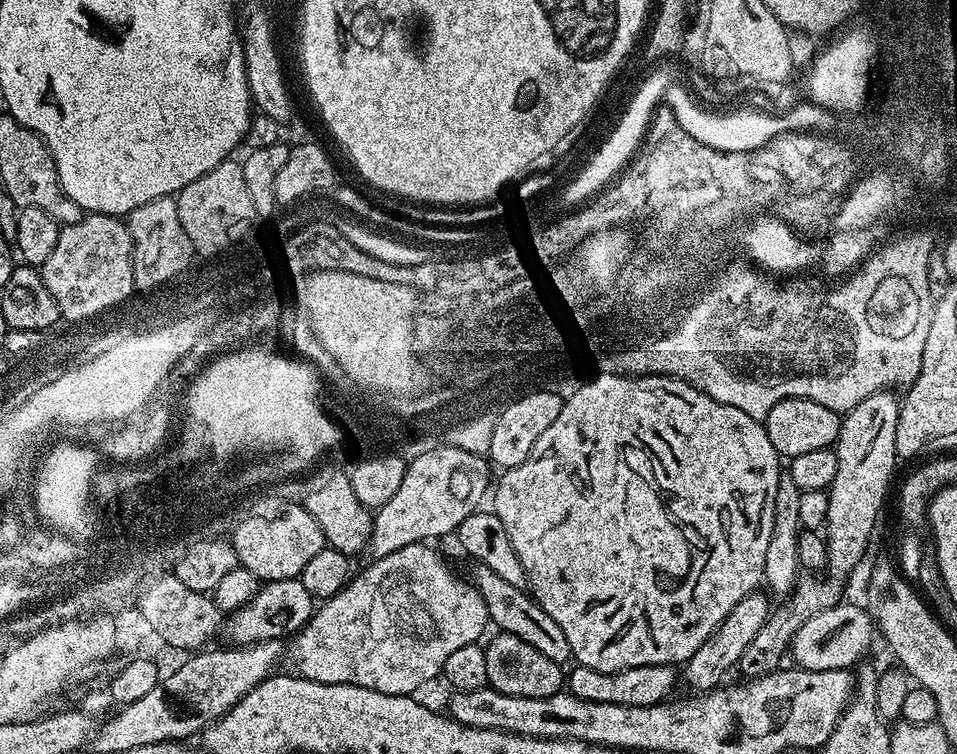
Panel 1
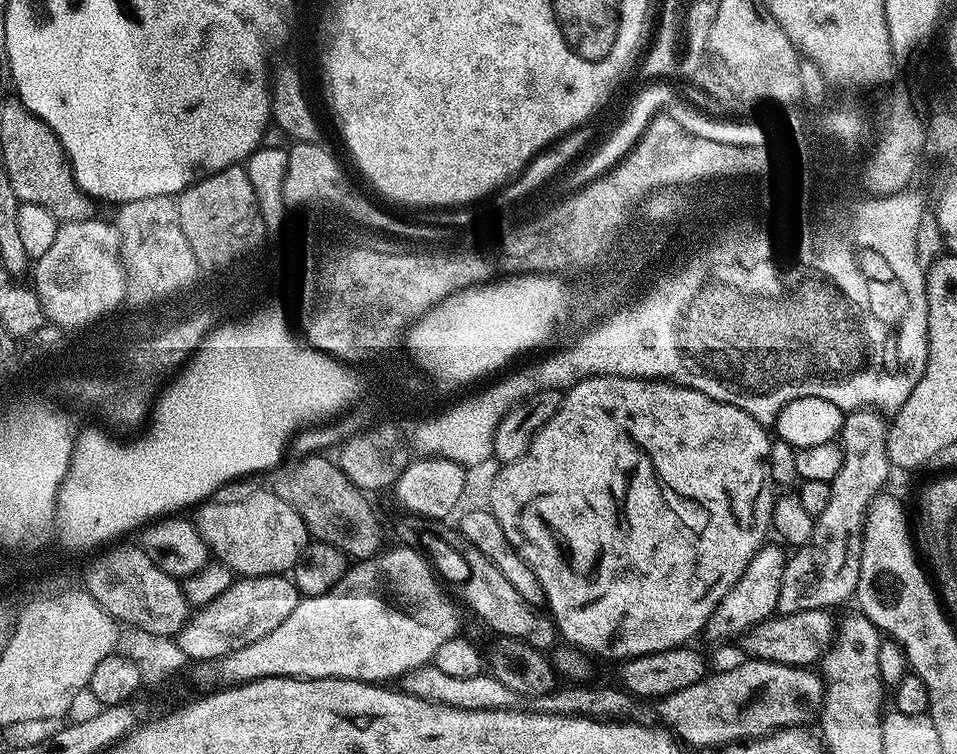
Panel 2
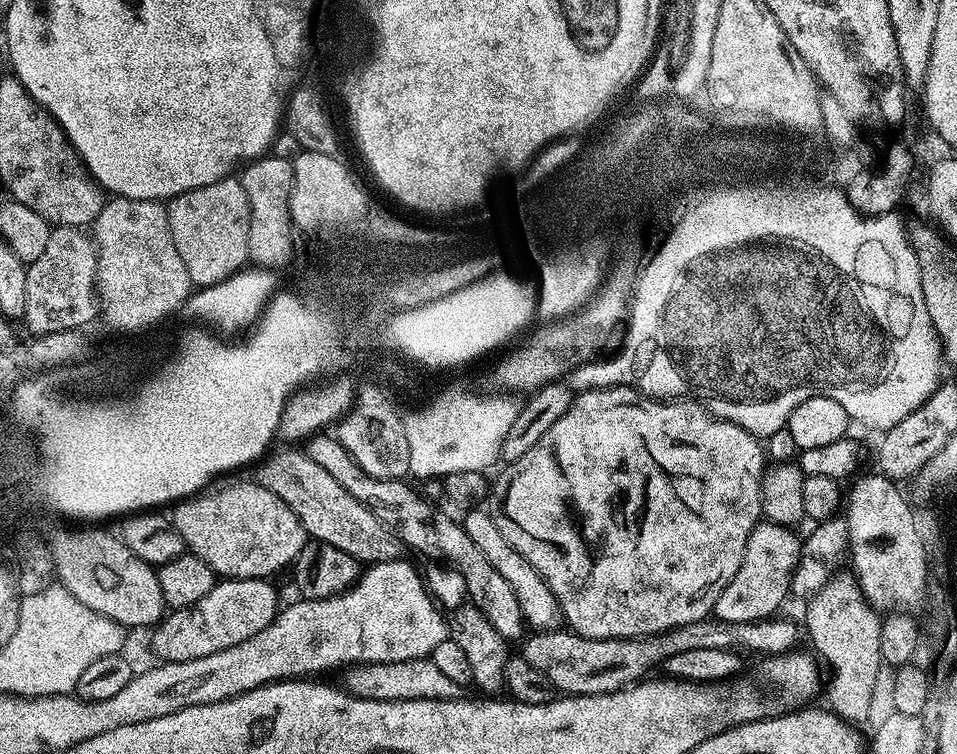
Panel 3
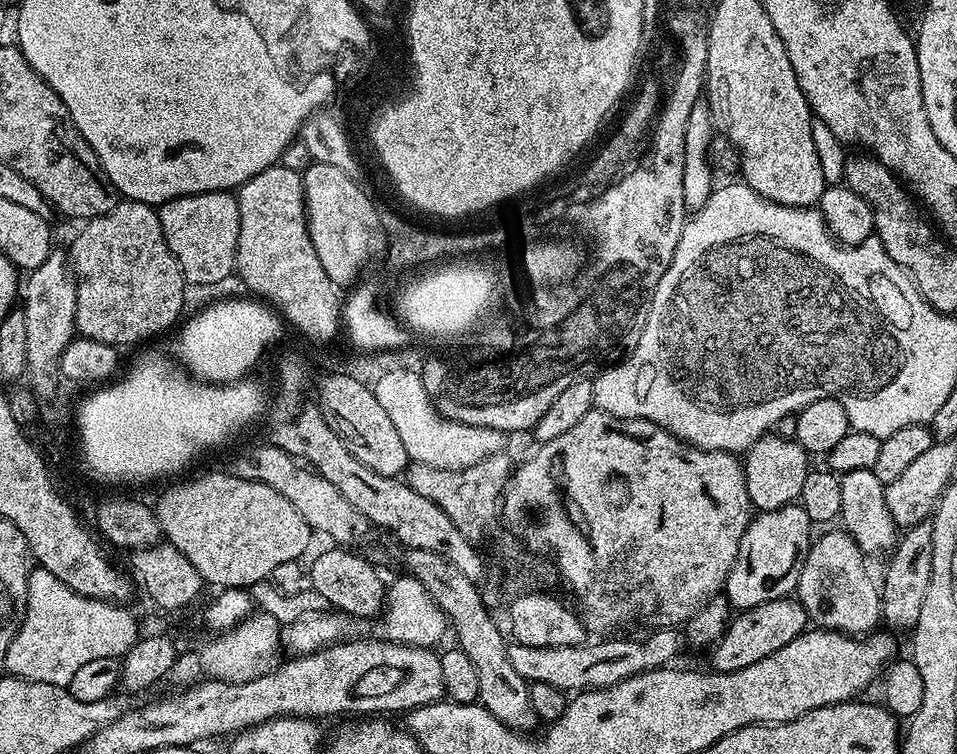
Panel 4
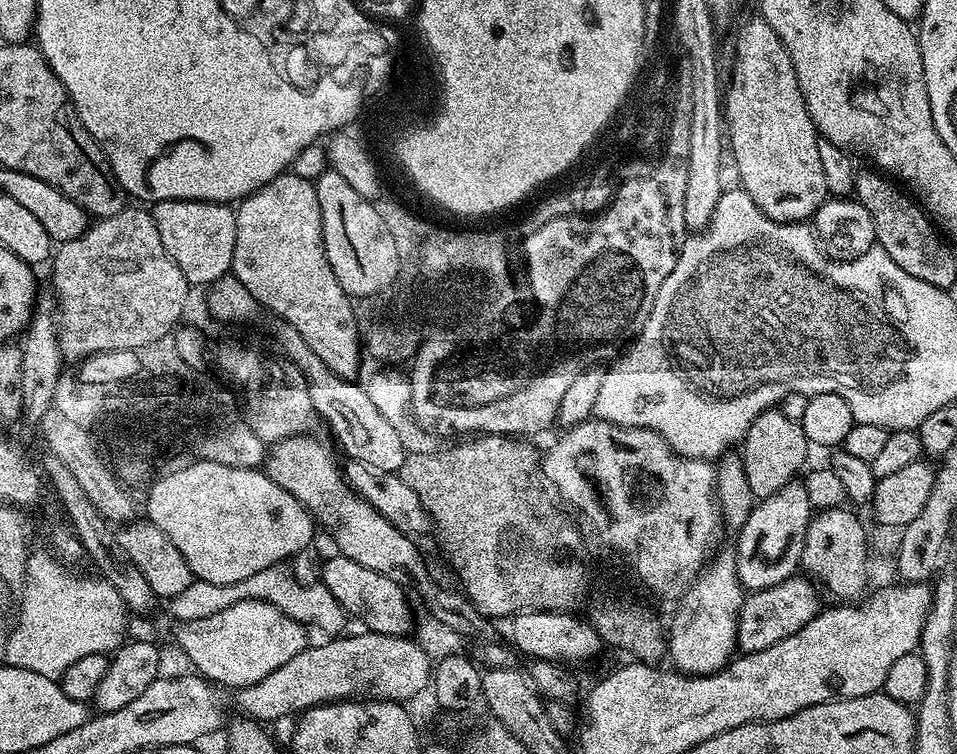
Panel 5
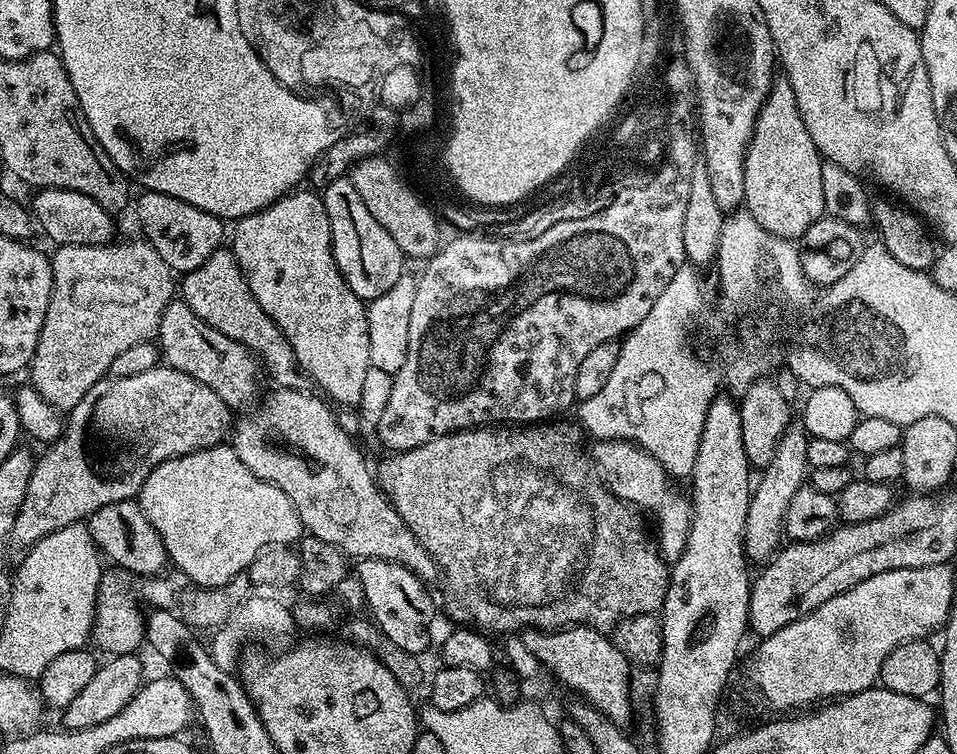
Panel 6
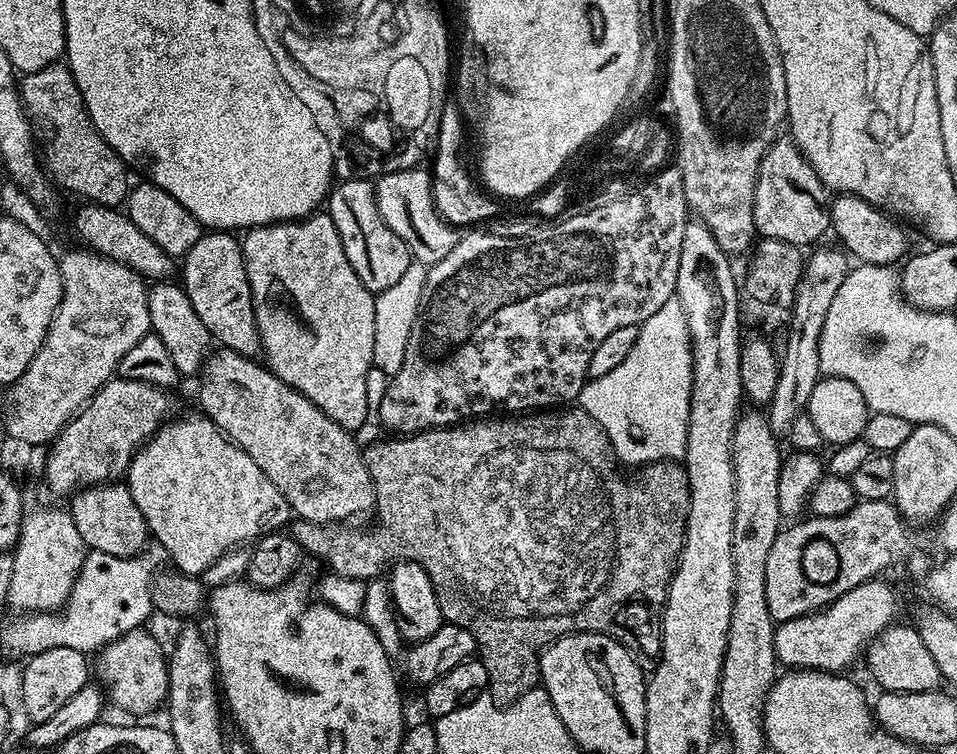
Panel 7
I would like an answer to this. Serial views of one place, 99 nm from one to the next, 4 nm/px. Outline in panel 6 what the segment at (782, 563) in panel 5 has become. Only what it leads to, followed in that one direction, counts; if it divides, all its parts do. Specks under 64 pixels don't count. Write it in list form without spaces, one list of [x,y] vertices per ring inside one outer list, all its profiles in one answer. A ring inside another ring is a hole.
[[[793,419],[786,426],[782,438],[776,447],[774,458],[762,469],[752,489],[752,501],[746,514],[746,530],[744,531],[744,557],[756,566],[763,566],[780,551],[784,536],[784,519],[790,510],[790,502],[794,494],[805,487],[810,465],[806,458],[806,446],[810,437],[804,429],[803,419]]]

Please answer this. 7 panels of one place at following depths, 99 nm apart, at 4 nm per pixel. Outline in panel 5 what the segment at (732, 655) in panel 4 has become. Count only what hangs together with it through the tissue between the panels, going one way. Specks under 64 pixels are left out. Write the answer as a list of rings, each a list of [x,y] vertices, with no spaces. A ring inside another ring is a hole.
[[[797,574],[778,582],[769,588],[757,588],[749,591],[740,607],[740,617],[736,620],[736,646],[741,653],[747,654],[766,650],[775,644],[781,644],[790,634],[798,634],[806,622],[810,622],[821,611],[817,585],[811,579]]]

